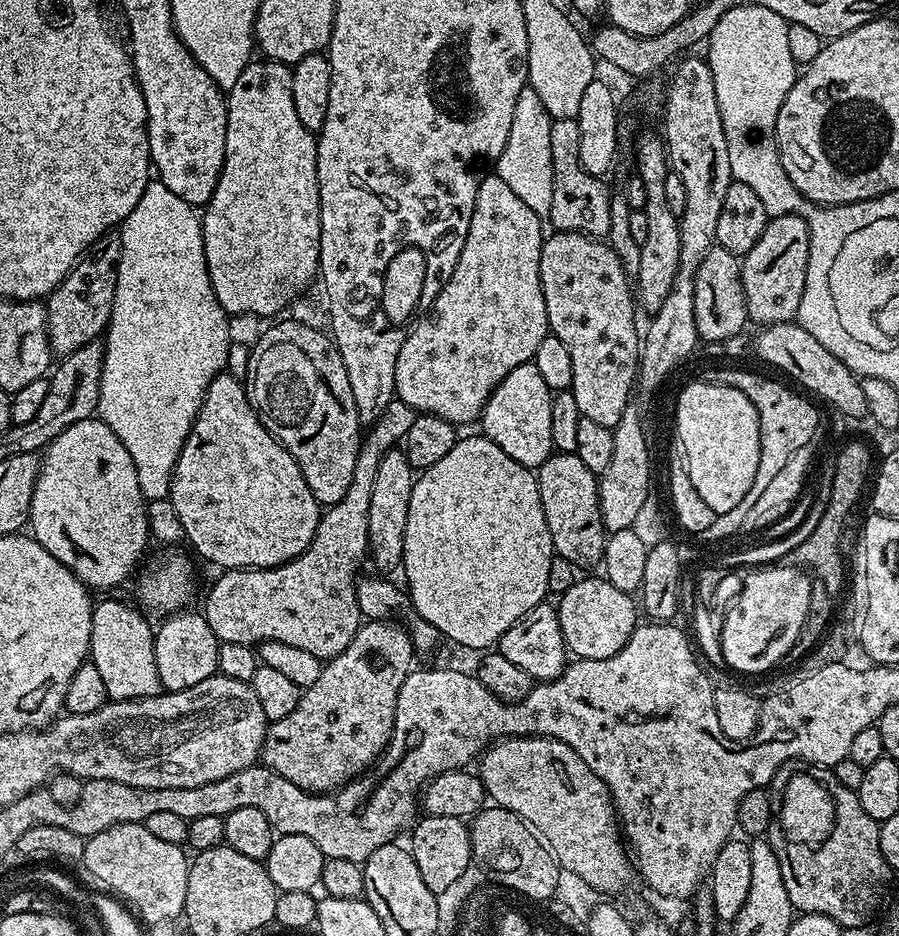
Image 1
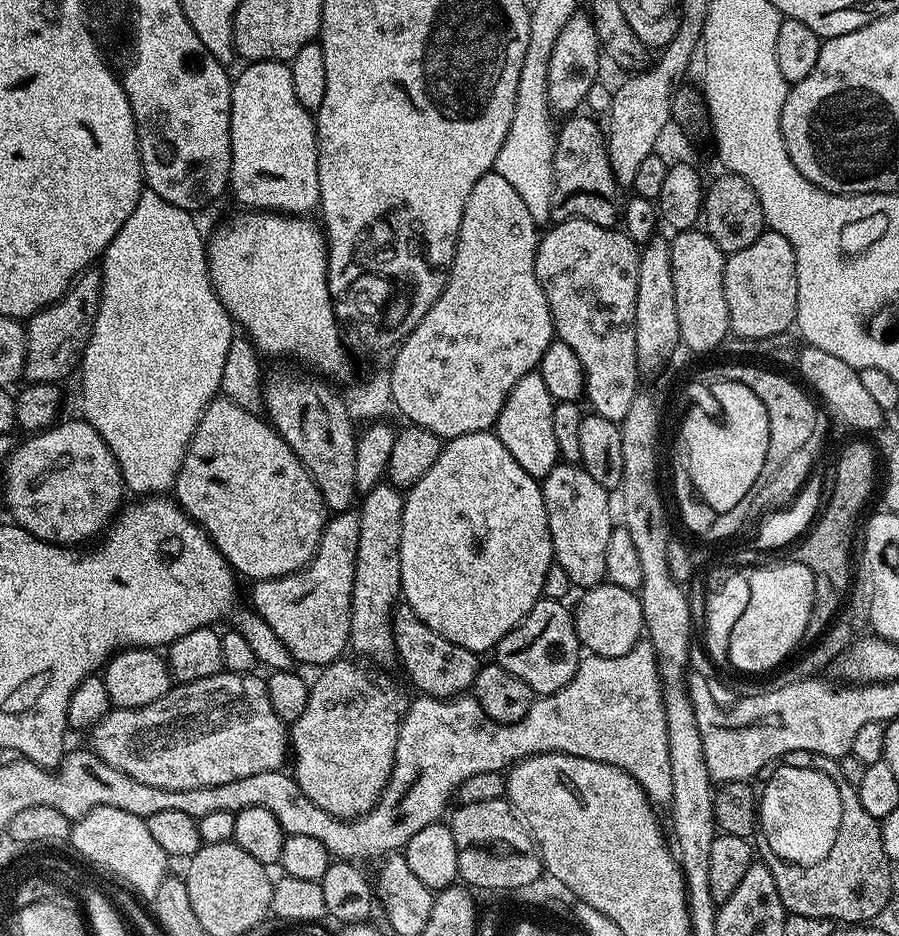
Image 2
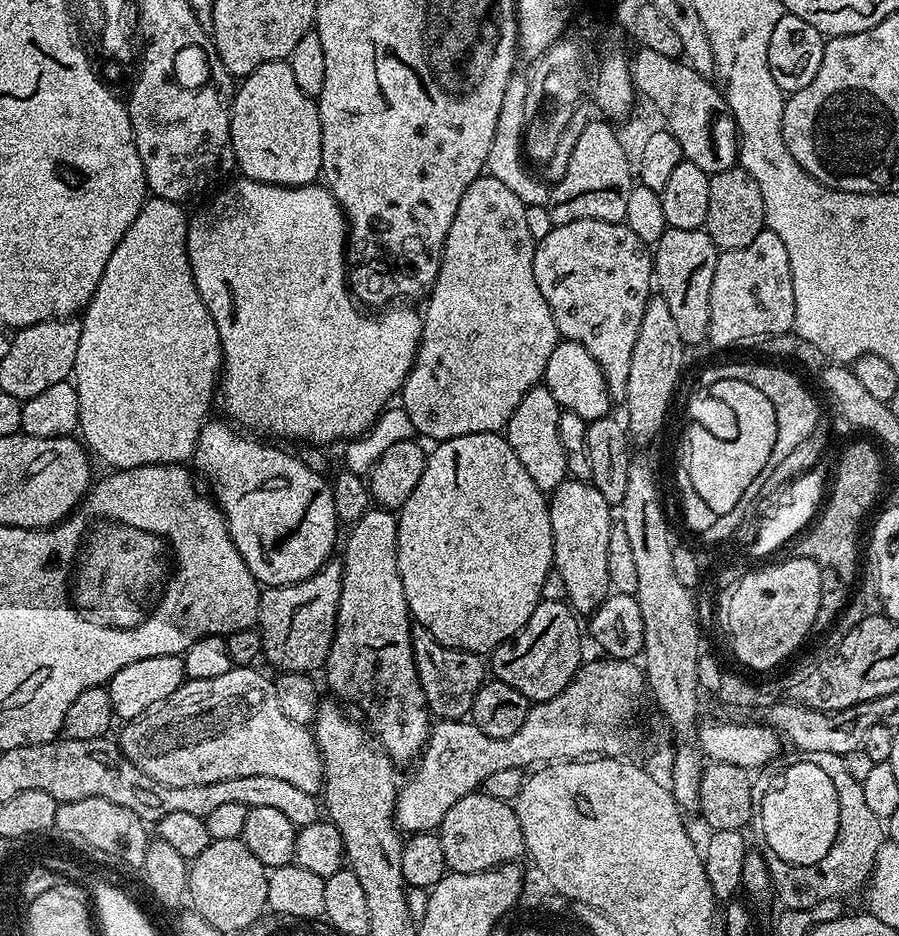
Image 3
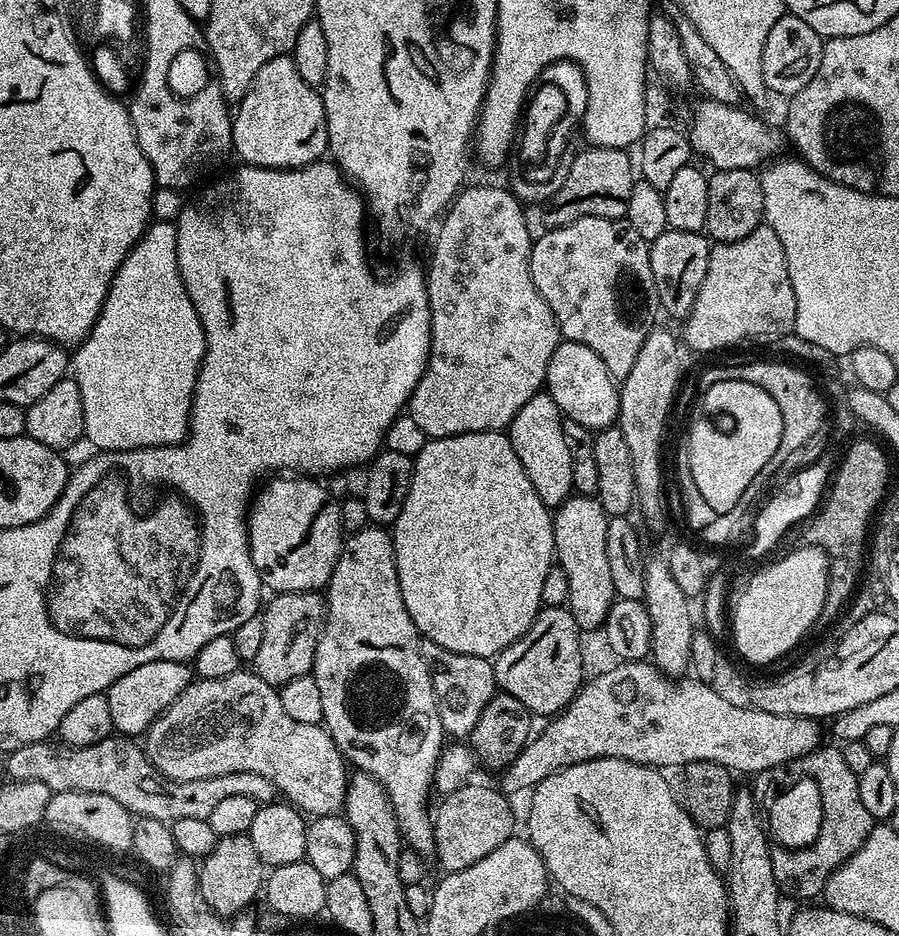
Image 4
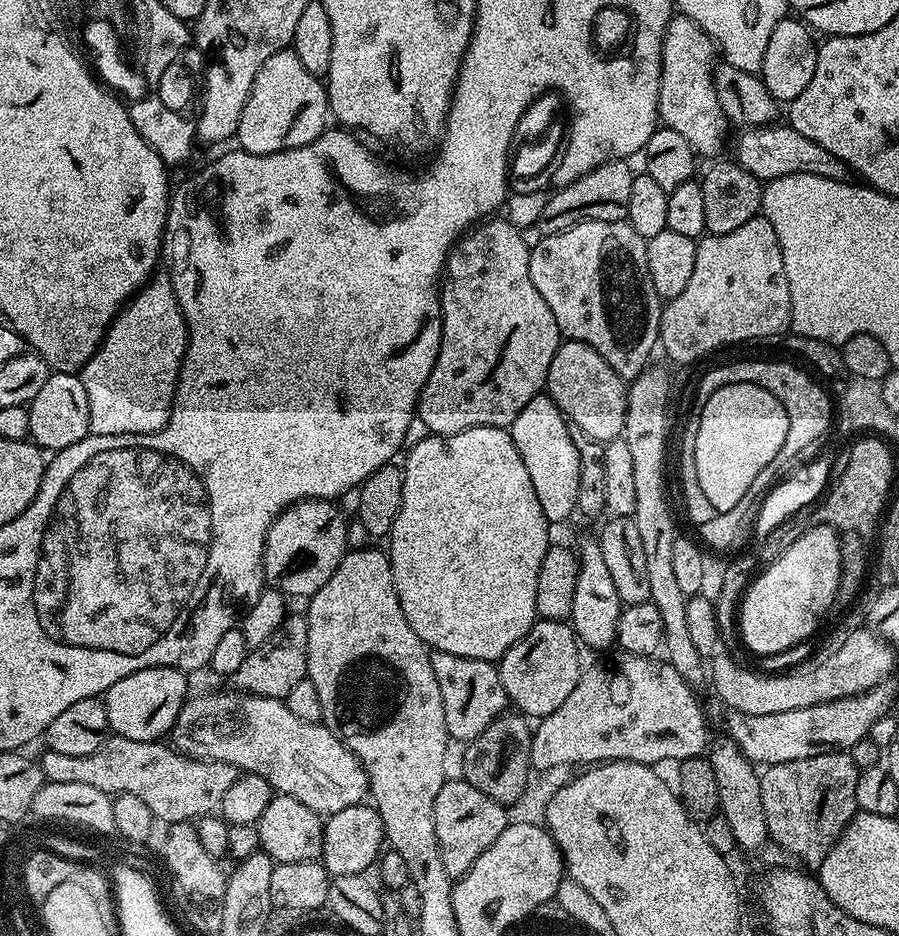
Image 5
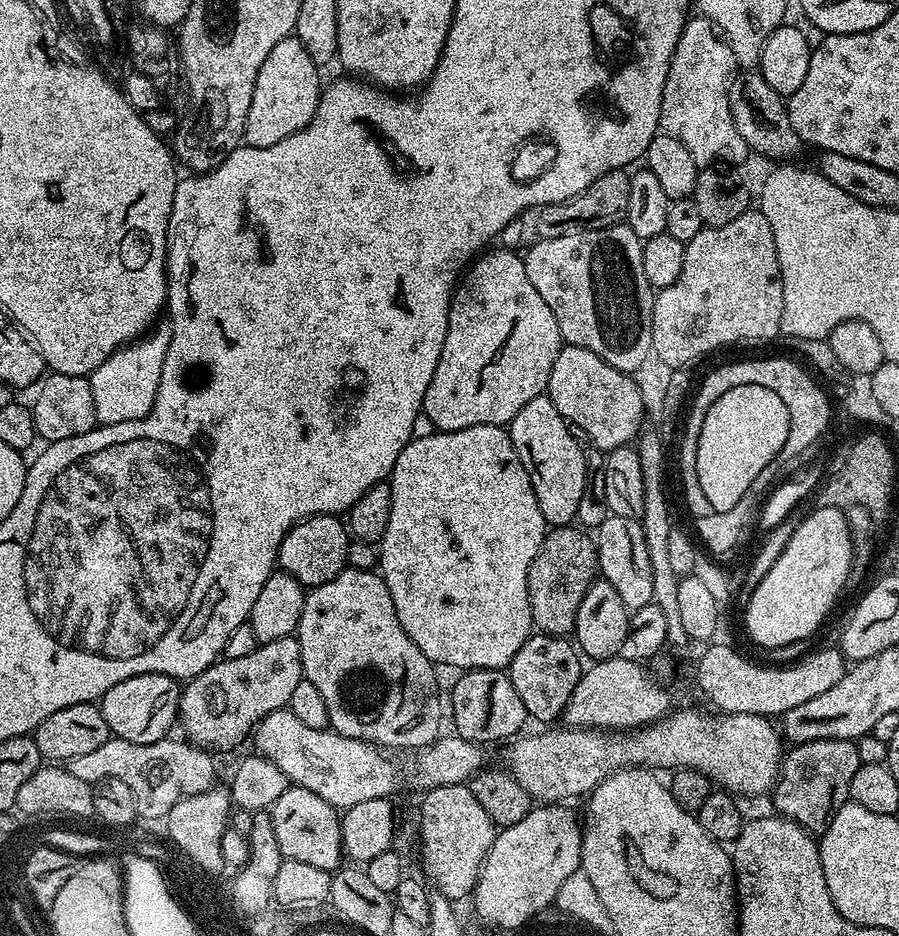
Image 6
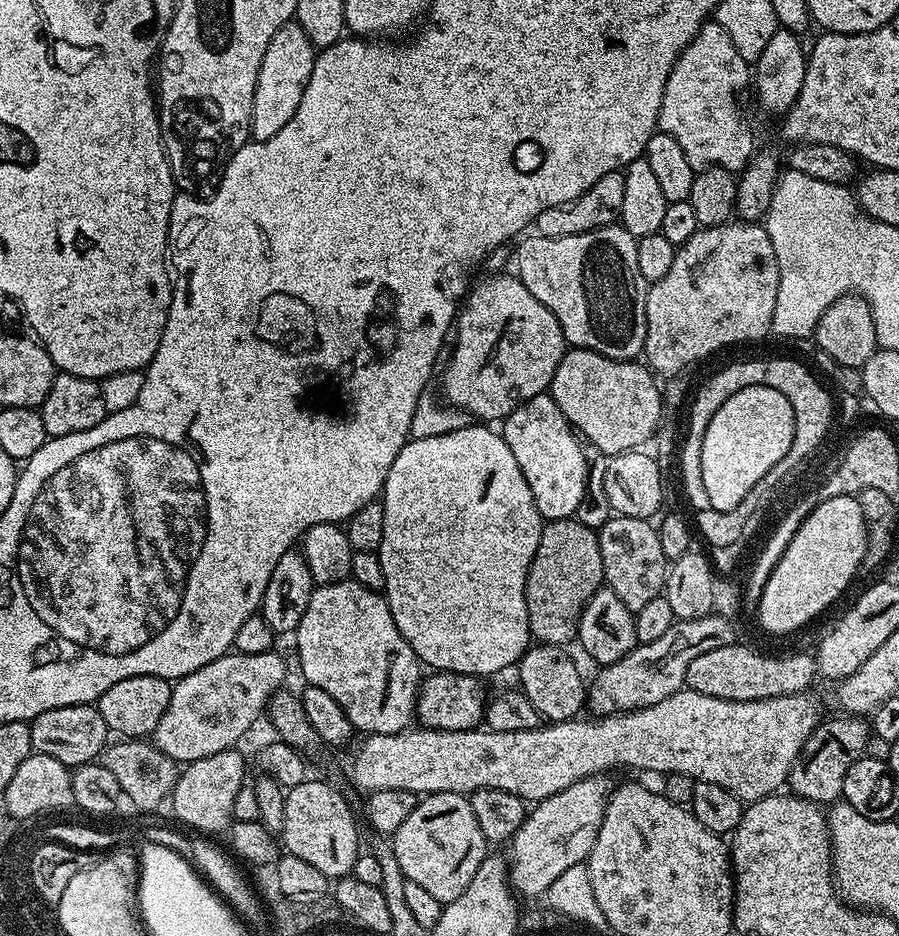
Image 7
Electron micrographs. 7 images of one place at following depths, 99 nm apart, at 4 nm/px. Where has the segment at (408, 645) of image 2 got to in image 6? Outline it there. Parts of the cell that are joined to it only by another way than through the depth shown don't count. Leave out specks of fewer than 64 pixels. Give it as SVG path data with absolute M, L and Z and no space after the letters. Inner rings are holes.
M470 668L457 676L460 677L452 684L452 724L456 727L453 728L455 735L481 746L489 746L499 740L511 741L525 731L524 723L529 723L530 717L507 671Z

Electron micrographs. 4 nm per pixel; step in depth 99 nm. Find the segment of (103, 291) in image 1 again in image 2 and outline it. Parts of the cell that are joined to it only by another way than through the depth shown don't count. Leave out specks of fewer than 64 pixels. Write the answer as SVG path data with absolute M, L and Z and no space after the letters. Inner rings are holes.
M88 270L77 276L72 287L57 303L27 317L28 360L24 363L24 376L29 381L41 384L64 382L71 372L73 375L79 369L100 305L102 275L99 271L92 271L96 270Z

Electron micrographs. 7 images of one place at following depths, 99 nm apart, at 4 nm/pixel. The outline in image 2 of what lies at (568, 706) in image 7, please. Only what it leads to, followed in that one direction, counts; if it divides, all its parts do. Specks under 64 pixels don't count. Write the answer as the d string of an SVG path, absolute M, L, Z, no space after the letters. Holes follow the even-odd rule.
M543 598L518 626L514 626L514 630L510 630L510 634L506 634L506 638L496 643L494 649L495 663L500 664L502 670L510 670L514 678L522 678L537 697L562 690L562 686L574 678L581 659L582 649L573 609L567 603Z

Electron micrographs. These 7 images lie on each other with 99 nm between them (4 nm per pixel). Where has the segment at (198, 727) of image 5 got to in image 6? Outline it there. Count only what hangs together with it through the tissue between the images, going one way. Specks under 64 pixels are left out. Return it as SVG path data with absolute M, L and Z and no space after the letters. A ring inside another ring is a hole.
M291 710L272 712L254 729L255 751L264 756L297 788L314 790L337 810L370 802L370 798L387 800L403 788L427 790L471 781L485 767L485 749L455 734L441 735L425 748L393 754L358 738L346 738L328 728L305 726Z

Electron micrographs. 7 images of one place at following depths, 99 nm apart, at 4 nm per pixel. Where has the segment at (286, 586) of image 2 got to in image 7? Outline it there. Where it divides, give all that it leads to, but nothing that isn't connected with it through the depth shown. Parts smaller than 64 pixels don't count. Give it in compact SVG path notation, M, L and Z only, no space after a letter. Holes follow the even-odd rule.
M233 651L175 681L170 706L166 706L166 714L162 714L153 730L151 743L184 766L198 758L210 758L210 754L236 748L239 740L255 726L256 719L265 715L272 697L285 687L288 664L278 652L244 656Z

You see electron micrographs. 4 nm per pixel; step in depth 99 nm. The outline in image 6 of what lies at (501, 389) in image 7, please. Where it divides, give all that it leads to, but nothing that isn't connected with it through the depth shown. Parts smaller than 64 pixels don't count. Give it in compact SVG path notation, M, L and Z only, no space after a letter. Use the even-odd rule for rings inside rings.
M493 247L469 263L452 293L446 342L442 342L438 370L434 370L430 386L426 386L422 412L441 432L466 430L470 426L483 424L507 426L511 424L514 414L530 402L530 398L547 393L550 370L554 370L554 358L558 358L563 344L558 318L554 318L554 310L546 306L542 294L534 290L526 274L523 255L511 248Z

